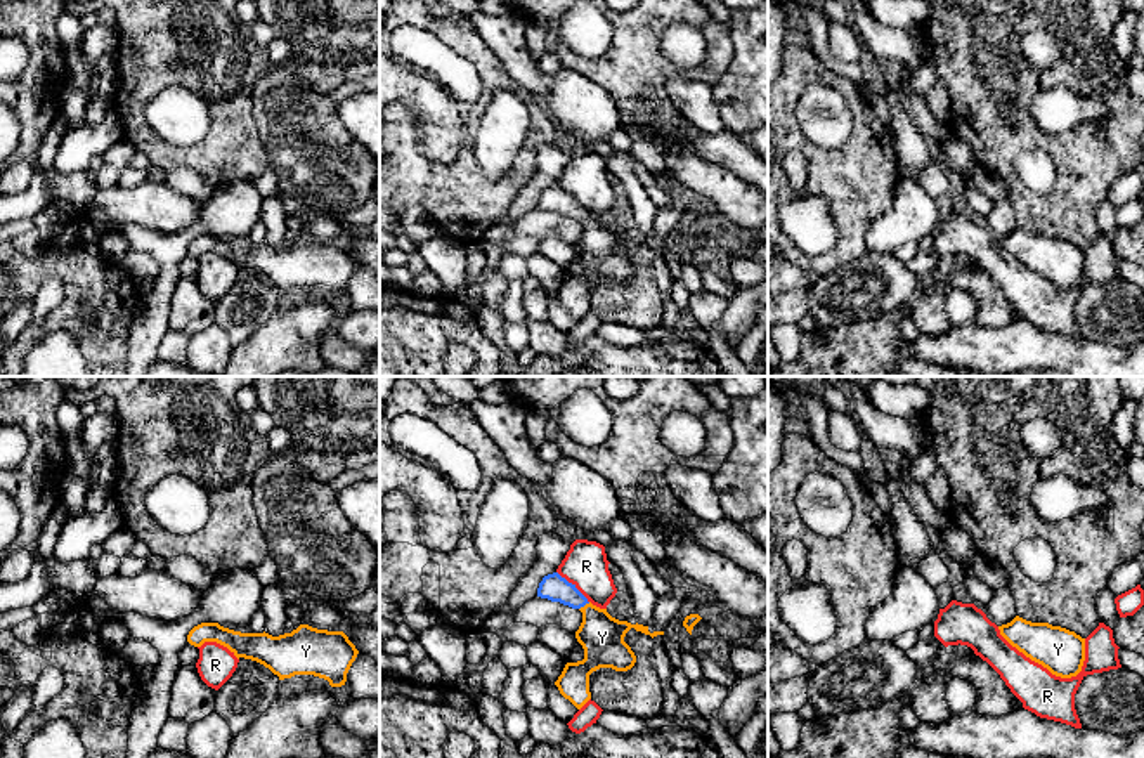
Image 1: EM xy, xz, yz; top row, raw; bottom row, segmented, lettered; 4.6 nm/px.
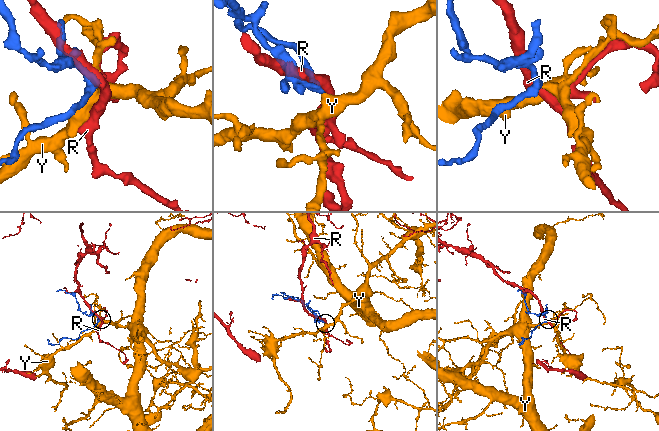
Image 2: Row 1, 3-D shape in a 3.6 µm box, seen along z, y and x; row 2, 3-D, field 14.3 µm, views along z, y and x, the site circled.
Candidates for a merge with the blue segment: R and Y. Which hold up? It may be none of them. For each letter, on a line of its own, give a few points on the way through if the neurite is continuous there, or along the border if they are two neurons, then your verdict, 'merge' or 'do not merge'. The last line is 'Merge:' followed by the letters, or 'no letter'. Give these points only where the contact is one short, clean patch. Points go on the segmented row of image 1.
R: do not merge
Y: runs through xz (553, 587), (584, 604), (602, 637); merge
Merge: Y

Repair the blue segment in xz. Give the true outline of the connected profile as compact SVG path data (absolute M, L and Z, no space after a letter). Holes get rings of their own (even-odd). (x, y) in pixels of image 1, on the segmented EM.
M558 572L543 578L537 597L560 602L582 612L582 623L575 631L577 642L584 649L584 659L567 663L555 682L560 694L581 709L589 699L589 675L600 668L627 671L634 666L636 656L624 642L626 633L634 628L652 638L664 631L648 631L648 626L631 624L612 618L607 609L593 605L577 588Z

